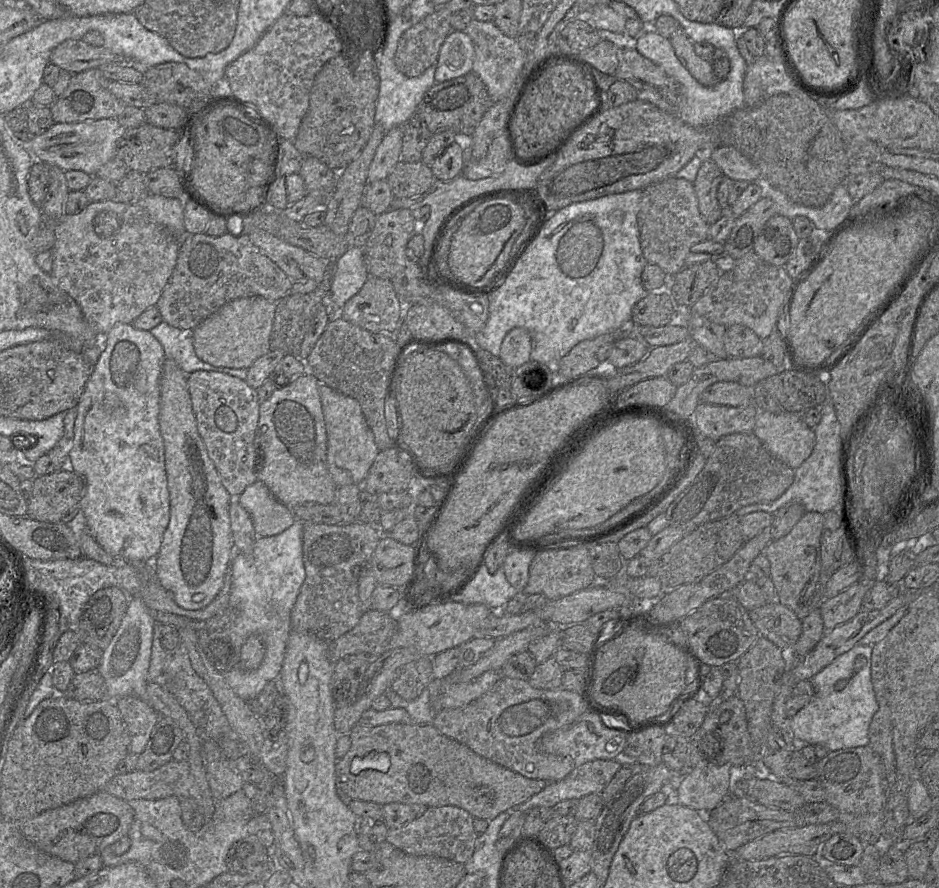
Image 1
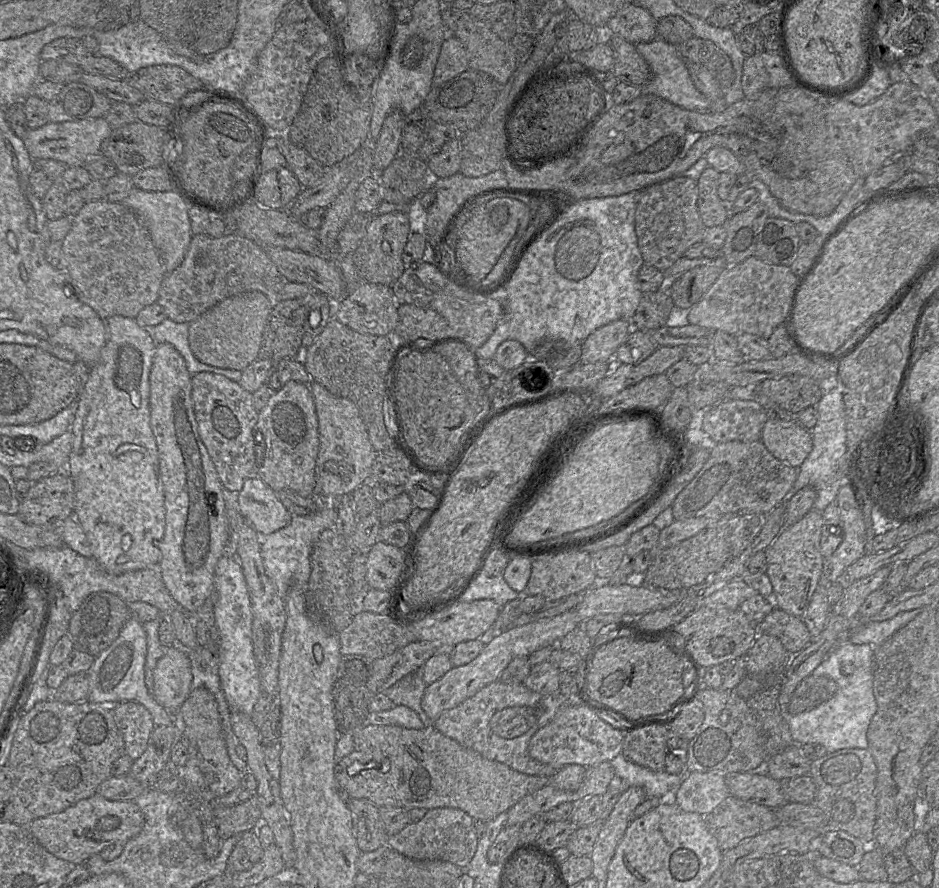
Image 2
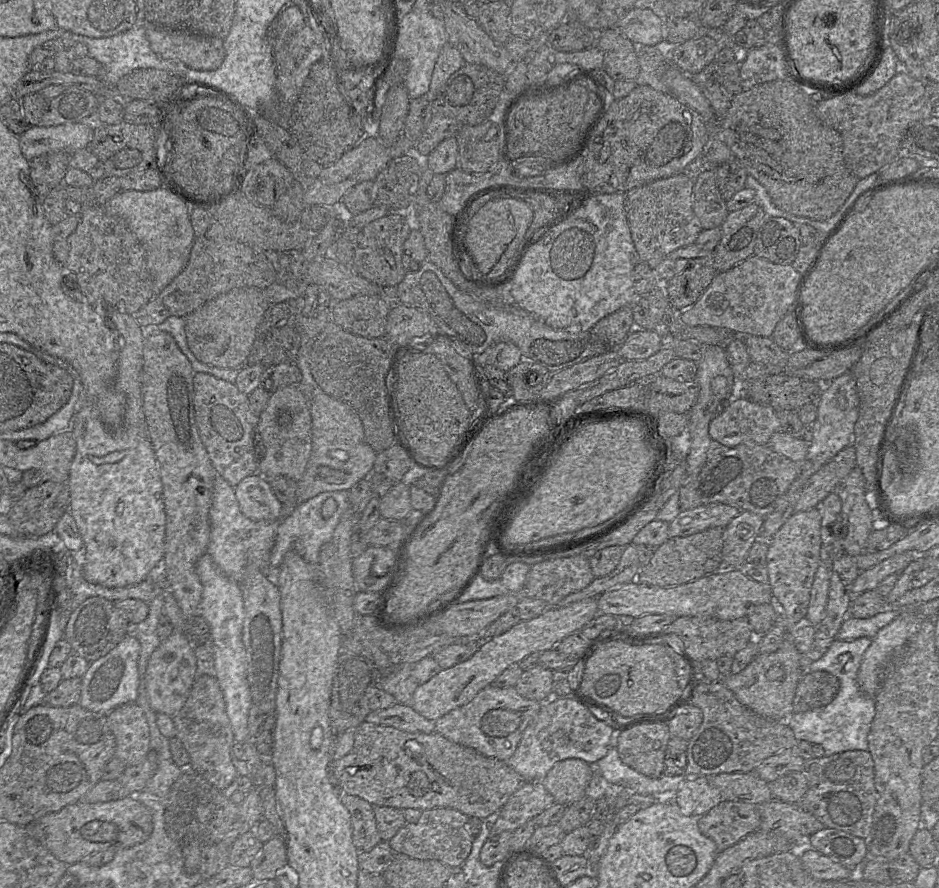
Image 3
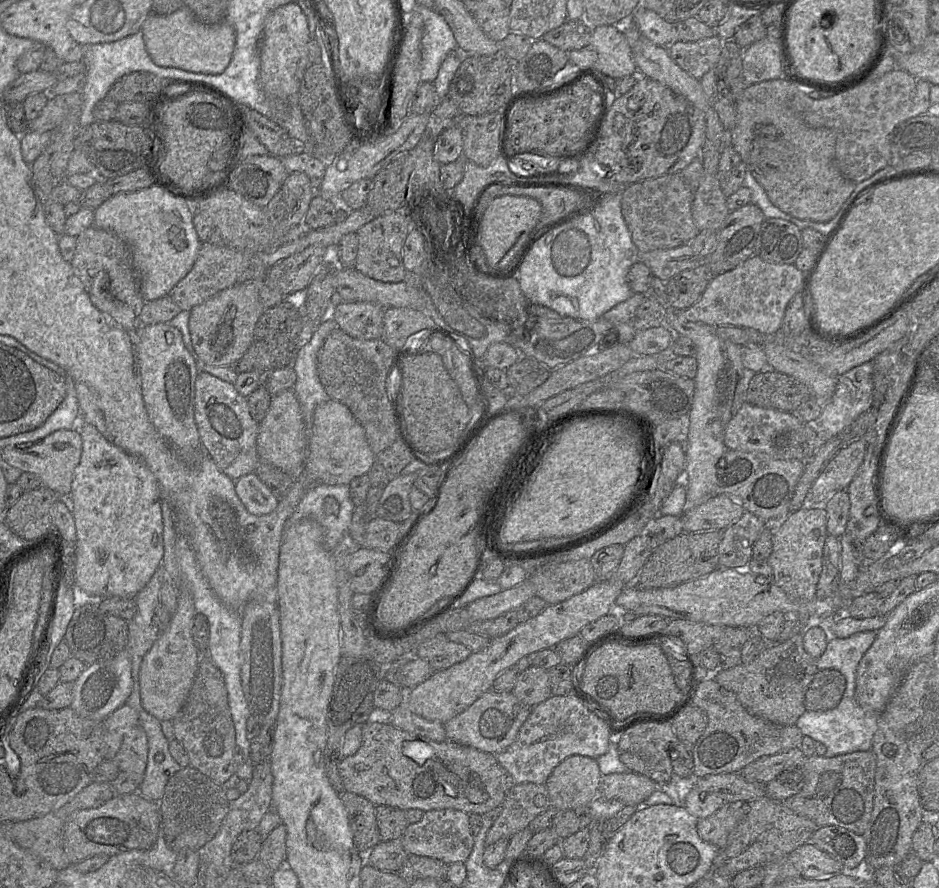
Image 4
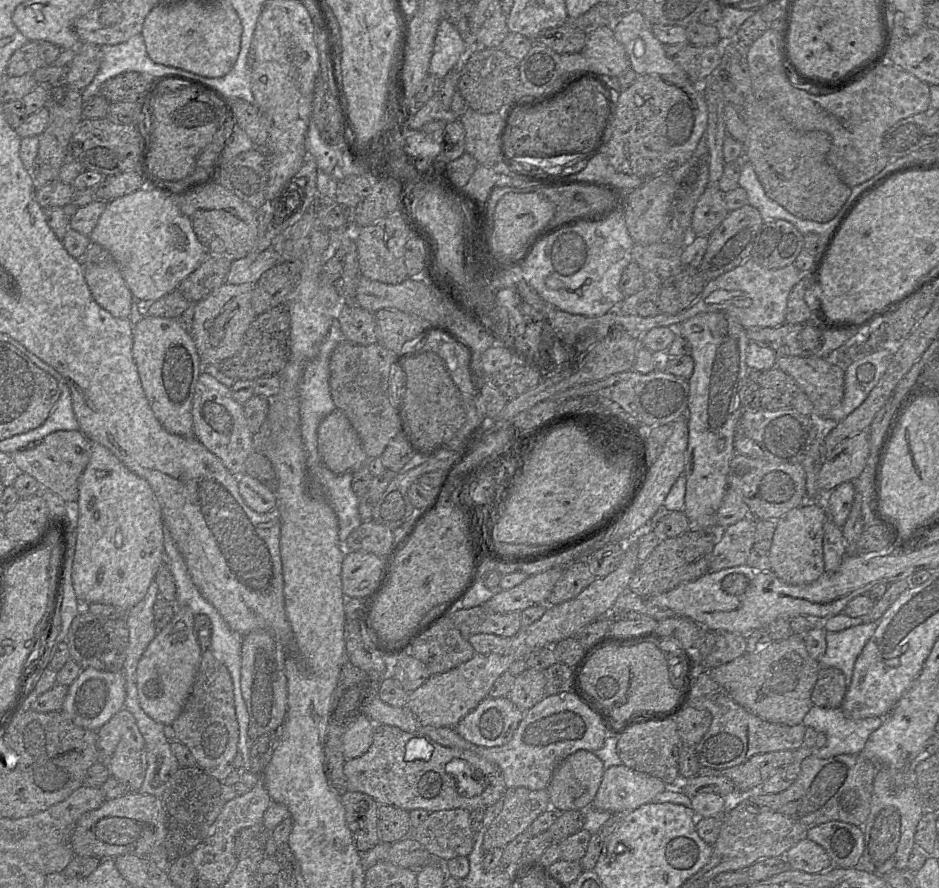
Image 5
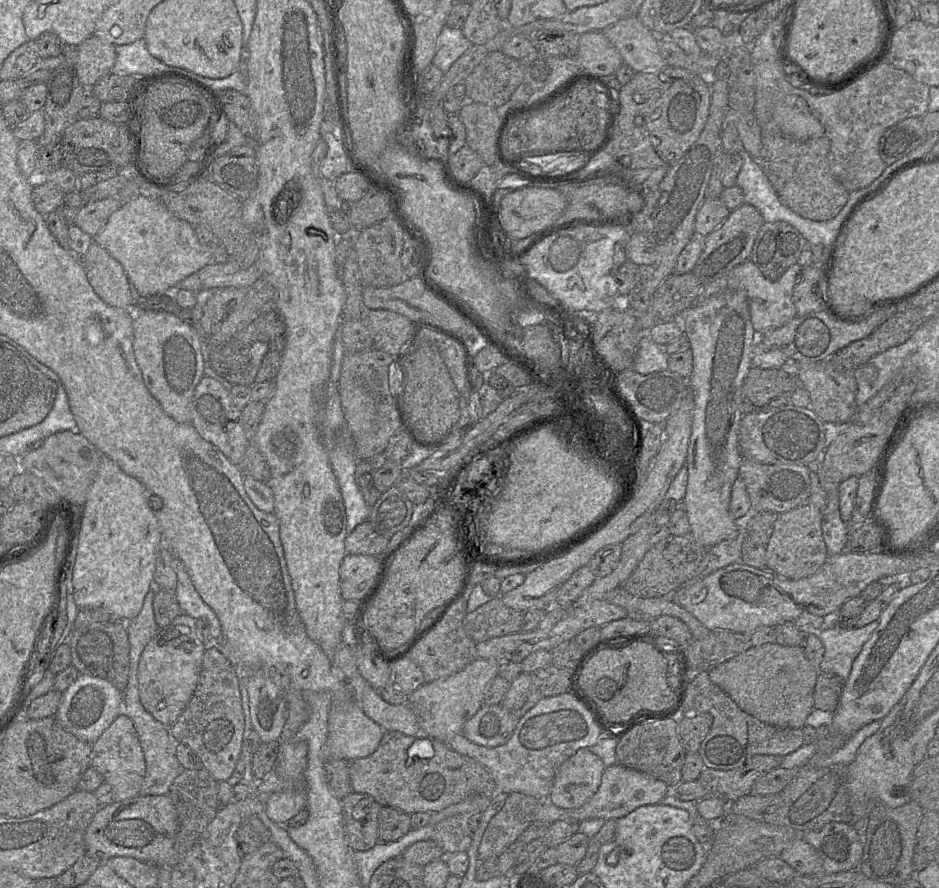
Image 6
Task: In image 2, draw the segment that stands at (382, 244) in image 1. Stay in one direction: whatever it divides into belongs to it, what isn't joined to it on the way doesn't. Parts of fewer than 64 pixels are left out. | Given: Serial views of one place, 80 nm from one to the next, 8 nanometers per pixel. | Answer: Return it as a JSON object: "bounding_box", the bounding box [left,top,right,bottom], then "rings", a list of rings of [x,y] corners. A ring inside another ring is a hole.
{"bounding_box":[352,212,410,286],"rings":[[[406,212],[371,215],[366,234],[352,254],[360,279],[368,283],[391,286],[405,270],[402,253],[410,234],[410,221]]]}

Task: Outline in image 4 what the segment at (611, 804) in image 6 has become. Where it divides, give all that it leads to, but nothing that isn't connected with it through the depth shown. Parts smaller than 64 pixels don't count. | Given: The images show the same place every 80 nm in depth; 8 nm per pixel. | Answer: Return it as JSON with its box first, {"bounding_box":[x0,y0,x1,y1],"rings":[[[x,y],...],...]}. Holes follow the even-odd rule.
{"bounding_box":[599,771,658,807],"rings":[[[633,771],[601,776],[599,796],[621,801],[625,806],[640,807],[658,789],[650,778]]]}

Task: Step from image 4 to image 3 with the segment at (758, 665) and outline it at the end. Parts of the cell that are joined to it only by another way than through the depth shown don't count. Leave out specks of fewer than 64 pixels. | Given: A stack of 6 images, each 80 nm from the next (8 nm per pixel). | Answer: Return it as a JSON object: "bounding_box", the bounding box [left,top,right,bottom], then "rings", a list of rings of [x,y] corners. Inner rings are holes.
{"bounding_box":[720,640,804,721],"rings":[[[790,640],[774,652],[757,654],[756,657],[739,673],[722,676],[720,681],[733,692],[736,699],[752,712],[774,721],[785,721],[793,713],[793,698],[799,680],[804,674],[804,658]]]}

